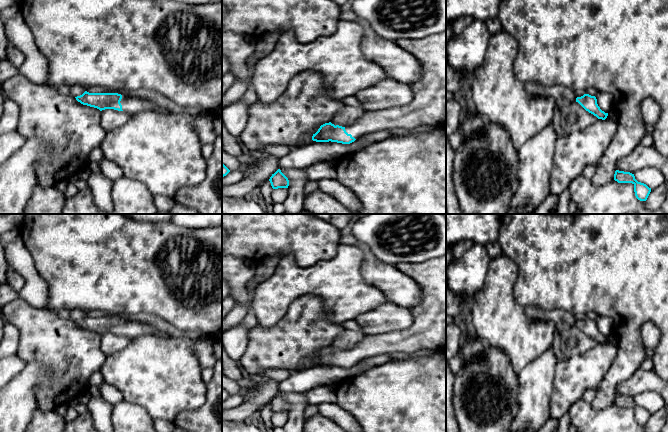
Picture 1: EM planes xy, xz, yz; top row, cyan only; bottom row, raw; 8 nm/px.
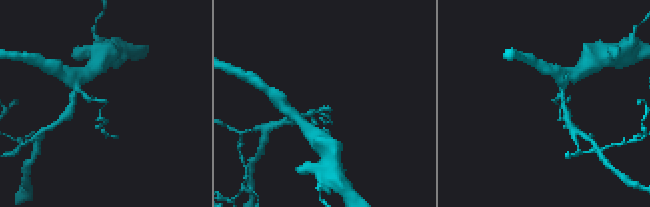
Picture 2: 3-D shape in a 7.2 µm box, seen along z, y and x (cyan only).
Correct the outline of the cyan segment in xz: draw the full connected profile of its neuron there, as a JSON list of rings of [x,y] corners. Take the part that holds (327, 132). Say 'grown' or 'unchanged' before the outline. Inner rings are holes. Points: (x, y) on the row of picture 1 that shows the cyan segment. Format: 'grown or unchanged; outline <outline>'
grown; outline [[[446,31],[417,40],[401,39],[396,41],[396,44],[412,54],[422,69],[421,77],[408,84],[414,95],[413,100],[400,108],[366,111],[350,126],[342,127],[335,126],[331,122],[325,123],[313,134],[313,141],[350,144],[366,134],[382,130],[396,128],[412,130],[422,126],[435,126],[443,122],[446,117]]]

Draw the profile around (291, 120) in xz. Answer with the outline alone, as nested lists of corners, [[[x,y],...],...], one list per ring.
[[[298,73],[275,101],[249,105],[247,124],[238,141],[252,151],[270,145],[294,148],[315,143],[312,136],[320,126],[331,122],[345,106],[326,93],[320,73]]]

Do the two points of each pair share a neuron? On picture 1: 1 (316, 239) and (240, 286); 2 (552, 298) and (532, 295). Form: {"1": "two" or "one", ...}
{"1": "two", "2": "one"}

